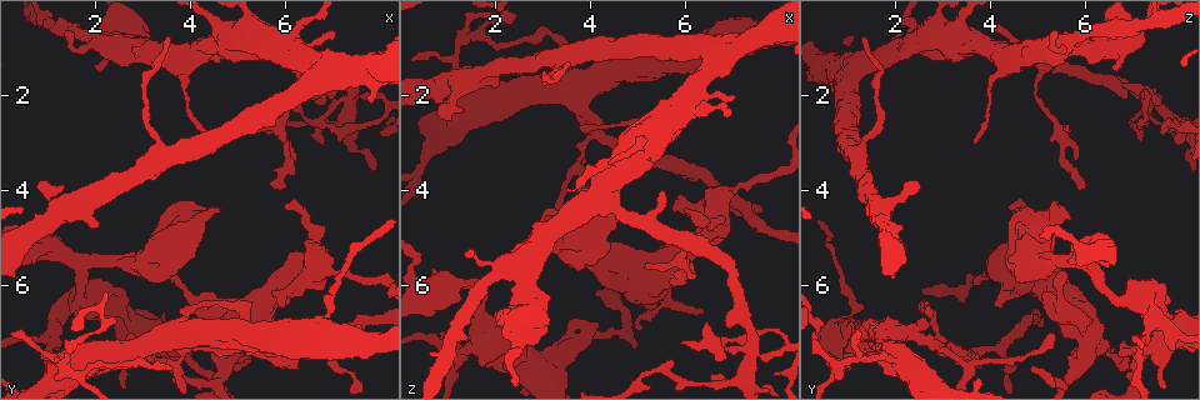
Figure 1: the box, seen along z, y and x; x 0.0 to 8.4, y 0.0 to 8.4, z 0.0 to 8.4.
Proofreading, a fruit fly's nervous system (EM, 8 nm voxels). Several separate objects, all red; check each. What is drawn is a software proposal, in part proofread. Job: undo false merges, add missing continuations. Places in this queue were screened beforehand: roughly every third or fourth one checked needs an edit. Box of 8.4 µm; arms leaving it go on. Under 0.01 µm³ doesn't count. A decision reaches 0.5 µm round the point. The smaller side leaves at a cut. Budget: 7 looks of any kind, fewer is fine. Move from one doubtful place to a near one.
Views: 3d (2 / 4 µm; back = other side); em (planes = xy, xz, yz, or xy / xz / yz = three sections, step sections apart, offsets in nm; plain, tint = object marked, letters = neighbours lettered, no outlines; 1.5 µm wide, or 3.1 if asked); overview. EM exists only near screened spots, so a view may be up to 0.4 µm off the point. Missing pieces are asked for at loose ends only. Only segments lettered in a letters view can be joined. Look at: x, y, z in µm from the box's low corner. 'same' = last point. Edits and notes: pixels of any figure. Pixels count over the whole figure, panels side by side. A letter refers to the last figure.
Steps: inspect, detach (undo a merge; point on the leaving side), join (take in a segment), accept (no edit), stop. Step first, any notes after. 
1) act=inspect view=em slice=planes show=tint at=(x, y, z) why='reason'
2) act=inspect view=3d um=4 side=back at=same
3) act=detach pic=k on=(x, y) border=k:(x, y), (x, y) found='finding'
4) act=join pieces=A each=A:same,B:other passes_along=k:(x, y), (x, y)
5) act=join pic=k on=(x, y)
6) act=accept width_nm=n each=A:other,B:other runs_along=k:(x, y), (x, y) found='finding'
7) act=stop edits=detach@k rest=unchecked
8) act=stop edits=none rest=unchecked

act=inspect view=3d um=2 side=back at=(2.80, 7.05, 5.40) why='thin end'

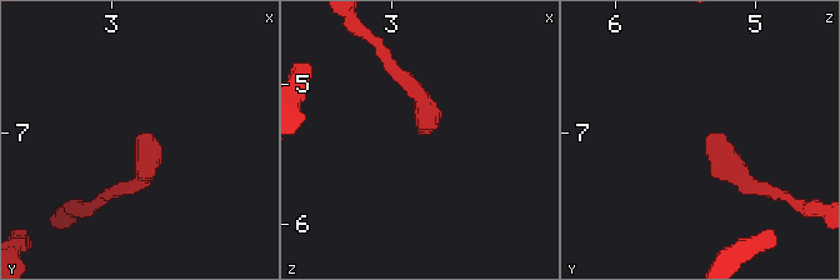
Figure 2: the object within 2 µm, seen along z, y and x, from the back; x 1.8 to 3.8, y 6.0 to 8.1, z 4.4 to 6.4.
act=inspect view=em slice=planes show=letters at=(2.76, 7.02, 5.36) why='shape alone is not enough'

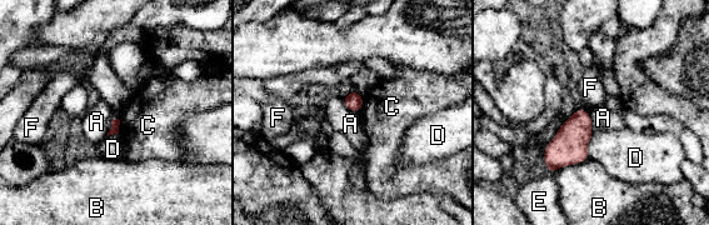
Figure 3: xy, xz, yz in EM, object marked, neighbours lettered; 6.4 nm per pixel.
act=accept each=A:other,B:other,C:other,D:other,E:other,F:other border=3:(340, 98), (348, 109), (358, 113) found='no lettered segment goes on from it'

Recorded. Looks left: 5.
act=inspect view=em slice=planes show=letters at=(6.00, 4.35, 4.35) why='branch stops here'

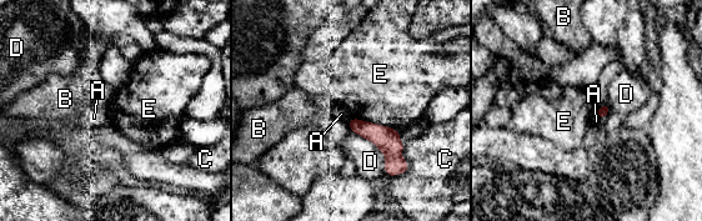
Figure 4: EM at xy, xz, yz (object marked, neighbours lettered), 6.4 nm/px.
act=accept each=A:other,B:other,C:other,D:other,E:other runs_along=4:(351, 122), (372, 131), (404, 164) found='no lettered segment goes on from it'

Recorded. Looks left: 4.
act=inspect view=em slice=xy step=4 show=tint at=(6.50, 1.90, 7.20) why='sharp bend'

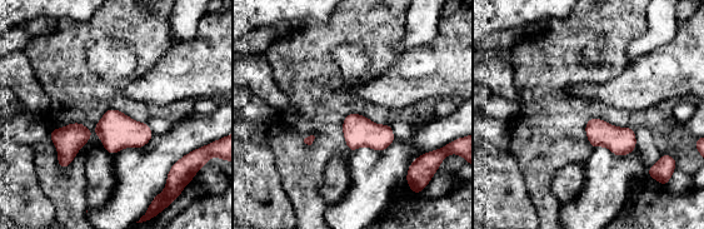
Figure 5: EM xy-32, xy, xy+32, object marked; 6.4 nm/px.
act=inspect view=em slice=planes show=tint at=same

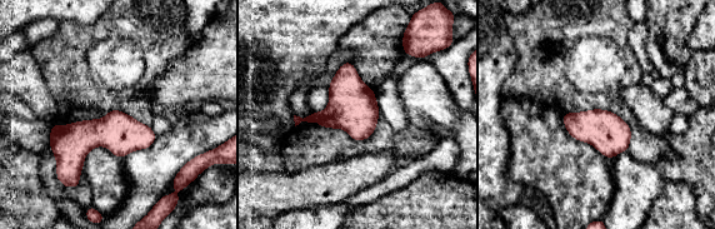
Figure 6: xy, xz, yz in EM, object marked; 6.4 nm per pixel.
act=inspect view=em slice=planes show=letters at=same

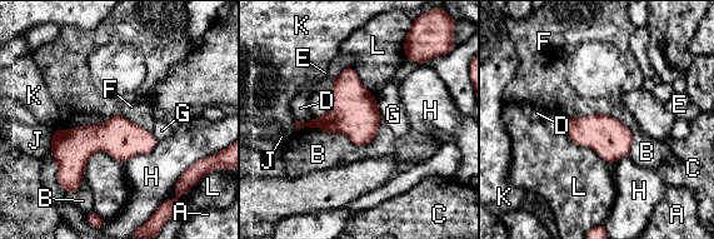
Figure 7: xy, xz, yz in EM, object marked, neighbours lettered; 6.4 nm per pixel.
act=accept width_nm=260 longest_contact=L:440nm each=A:other,B:other,C:other,D:other,E:other,F:other,G:other,H:other,J:other,K:other,L:other found='continuous, no second neuron'

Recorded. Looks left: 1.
act=stop edits=none rest=unchecked

